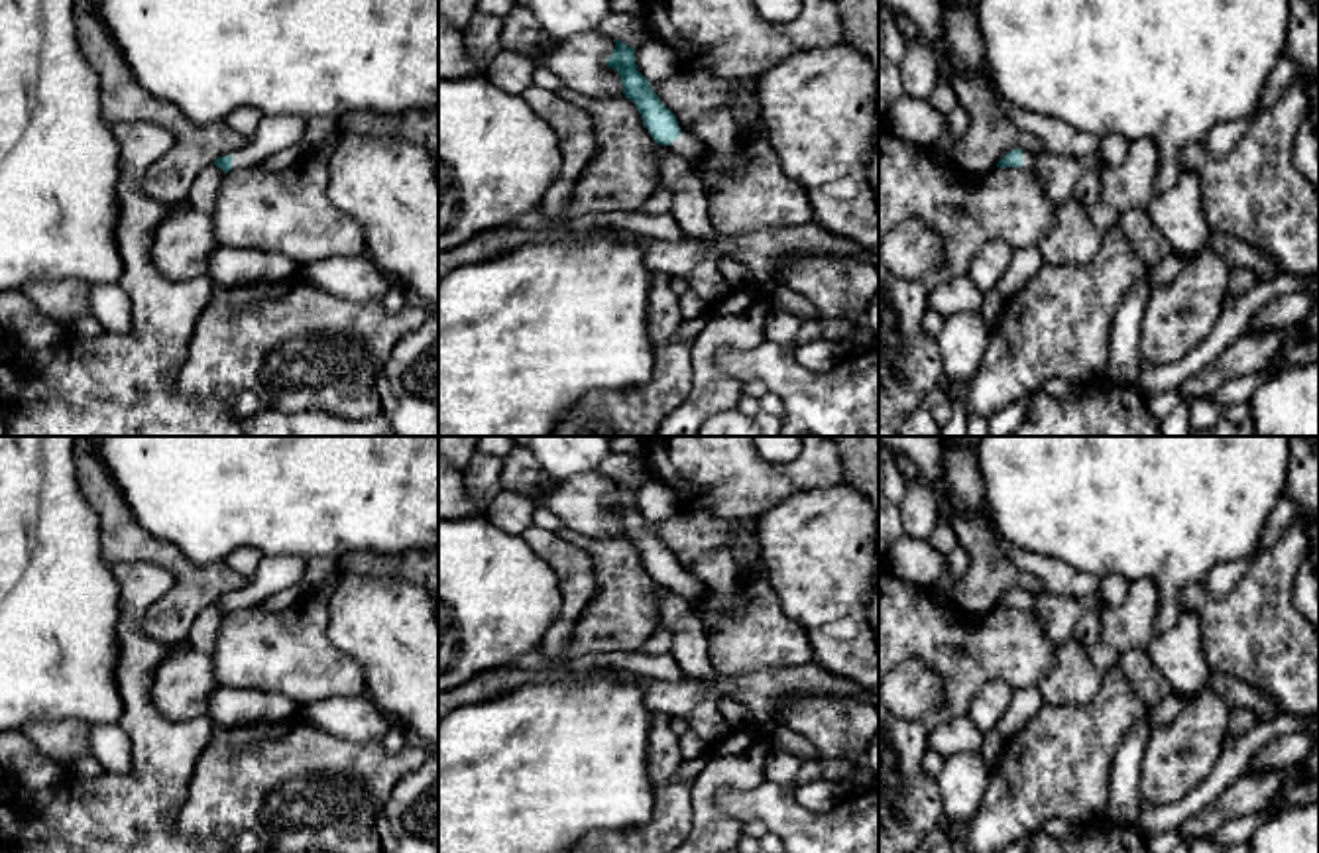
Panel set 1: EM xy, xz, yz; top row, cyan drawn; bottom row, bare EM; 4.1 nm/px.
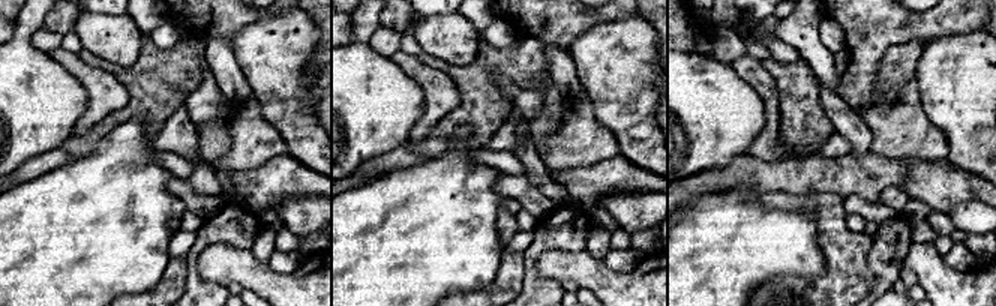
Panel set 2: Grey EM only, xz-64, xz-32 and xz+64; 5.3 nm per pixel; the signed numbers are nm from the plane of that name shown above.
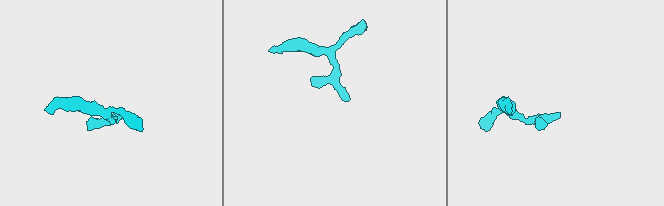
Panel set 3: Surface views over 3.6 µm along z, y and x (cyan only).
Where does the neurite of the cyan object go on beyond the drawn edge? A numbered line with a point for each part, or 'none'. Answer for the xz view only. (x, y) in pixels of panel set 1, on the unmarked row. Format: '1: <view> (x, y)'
1: xz (688, 586)

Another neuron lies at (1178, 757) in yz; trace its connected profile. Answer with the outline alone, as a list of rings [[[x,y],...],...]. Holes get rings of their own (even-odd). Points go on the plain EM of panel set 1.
[[[1207,690],[1189,700],[1172,723],[1152,731],[1138,770],[1142,802],[1179,802],[1199,786],[1225,751],[1227,725],[1227,704]]]

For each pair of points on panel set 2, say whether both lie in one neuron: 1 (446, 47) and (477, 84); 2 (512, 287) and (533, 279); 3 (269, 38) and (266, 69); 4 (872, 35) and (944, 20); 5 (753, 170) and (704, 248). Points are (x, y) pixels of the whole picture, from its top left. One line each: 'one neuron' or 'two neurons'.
1: two neurons
2: two neurons
3: one neuron
4: one neuron
5: two neurons

